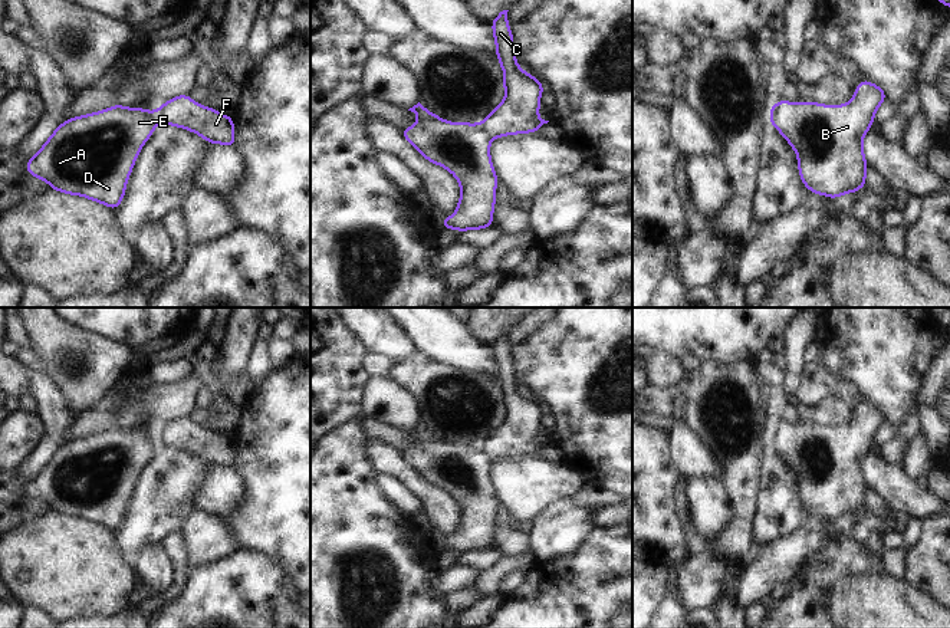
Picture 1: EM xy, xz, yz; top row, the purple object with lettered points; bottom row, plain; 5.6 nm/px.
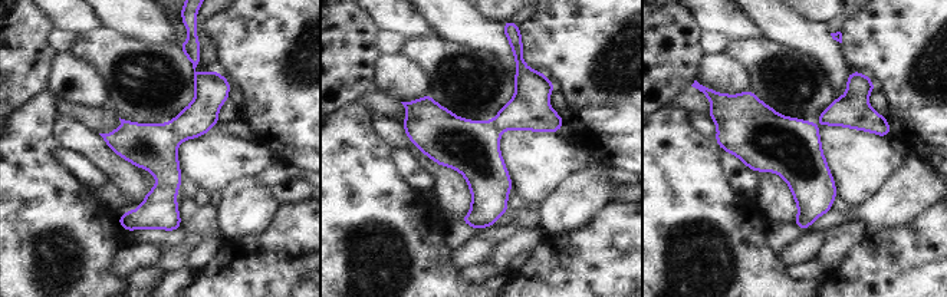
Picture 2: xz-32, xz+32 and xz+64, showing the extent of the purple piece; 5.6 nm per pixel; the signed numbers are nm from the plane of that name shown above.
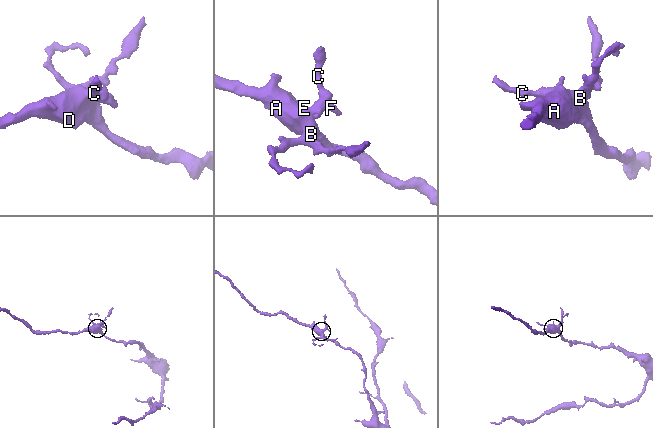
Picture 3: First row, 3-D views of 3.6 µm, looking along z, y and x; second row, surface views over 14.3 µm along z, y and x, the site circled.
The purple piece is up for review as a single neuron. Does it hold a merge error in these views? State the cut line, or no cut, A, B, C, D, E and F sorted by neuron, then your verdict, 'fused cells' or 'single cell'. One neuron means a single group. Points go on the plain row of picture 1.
cut in xz along (479, 446), (490, 462); A B D E / C F; fused cells

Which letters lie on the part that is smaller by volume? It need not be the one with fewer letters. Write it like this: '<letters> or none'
C, F

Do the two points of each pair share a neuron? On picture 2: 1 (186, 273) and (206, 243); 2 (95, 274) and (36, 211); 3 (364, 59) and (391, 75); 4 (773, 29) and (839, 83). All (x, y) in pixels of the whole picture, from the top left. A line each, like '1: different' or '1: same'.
1: different
2: same
3: different
4: same

